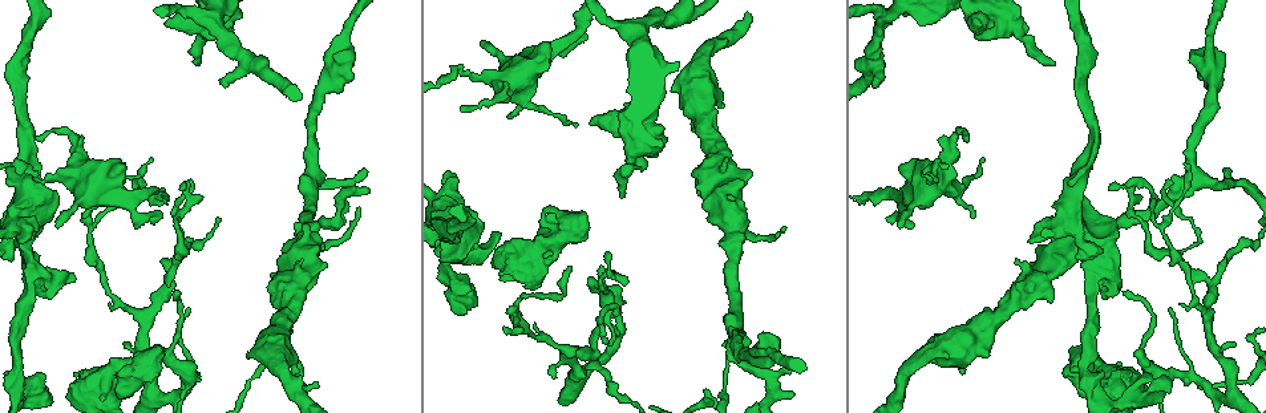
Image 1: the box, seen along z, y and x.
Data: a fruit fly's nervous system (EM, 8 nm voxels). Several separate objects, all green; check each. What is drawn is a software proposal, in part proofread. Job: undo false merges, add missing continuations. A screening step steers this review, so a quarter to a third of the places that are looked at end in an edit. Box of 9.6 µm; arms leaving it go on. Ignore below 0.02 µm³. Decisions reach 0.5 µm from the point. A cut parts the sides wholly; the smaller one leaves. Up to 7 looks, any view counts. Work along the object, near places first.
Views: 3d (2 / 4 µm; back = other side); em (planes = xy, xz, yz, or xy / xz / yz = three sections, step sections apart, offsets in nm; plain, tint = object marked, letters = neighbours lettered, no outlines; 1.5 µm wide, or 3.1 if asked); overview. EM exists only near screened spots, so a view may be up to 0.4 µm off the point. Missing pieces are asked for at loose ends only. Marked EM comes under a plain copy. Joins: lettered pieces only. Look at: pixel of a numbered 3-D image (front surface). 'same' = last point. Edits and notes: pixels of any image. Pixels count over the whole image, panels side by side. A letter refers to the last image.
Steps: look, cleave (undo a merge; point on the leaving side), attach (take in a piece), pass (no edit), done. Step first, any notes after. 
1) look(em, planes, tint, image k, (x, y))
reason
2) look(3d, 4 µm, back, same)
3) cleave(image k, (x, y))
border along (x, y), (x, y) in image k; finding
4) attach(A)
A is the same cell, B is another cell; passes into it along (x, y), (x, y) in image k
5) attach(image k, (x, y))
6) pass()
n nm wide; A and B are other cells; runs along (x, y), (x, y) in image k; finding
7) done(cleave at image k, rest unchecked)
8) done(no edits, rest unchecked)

look(em, planes, letters, image 1, (363, 168))
branch stops here

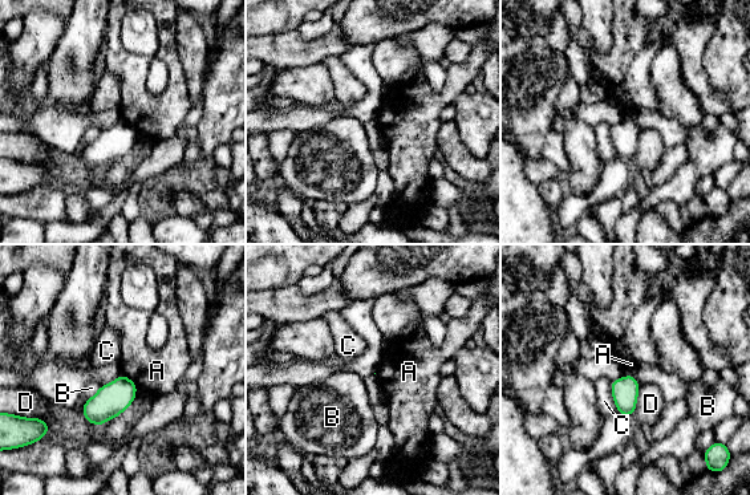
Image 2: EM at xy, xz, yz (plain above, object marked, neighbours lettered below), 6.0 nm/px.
pass()
C touches over 200 nm; A, B, C and D are other cells; none of them fits

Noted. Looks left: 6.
look(em, planes, letters, image 1, (177, 291))
thin end

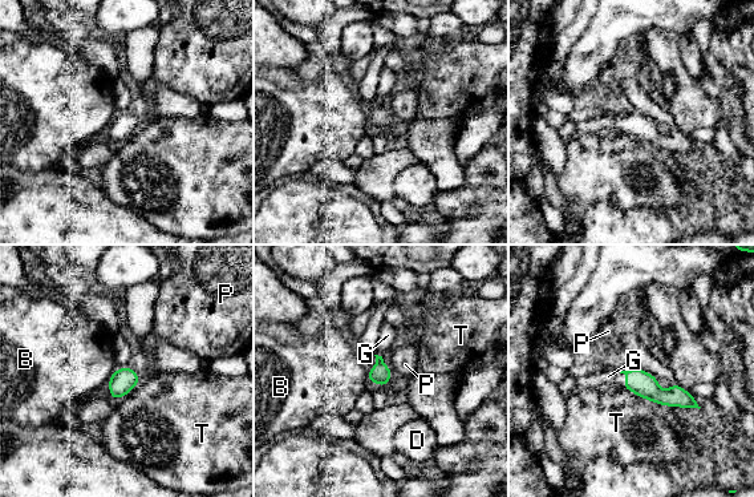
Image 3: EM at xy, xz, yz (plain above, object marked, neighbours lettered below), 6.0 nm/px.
attach(G)
120 nm wide; G is the same cell, B, D, P and T are other cells; passes into it along (644, 384), (625, 379), (608, 376) in image 3; it goes on there

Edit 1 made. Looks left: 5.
look(overview)

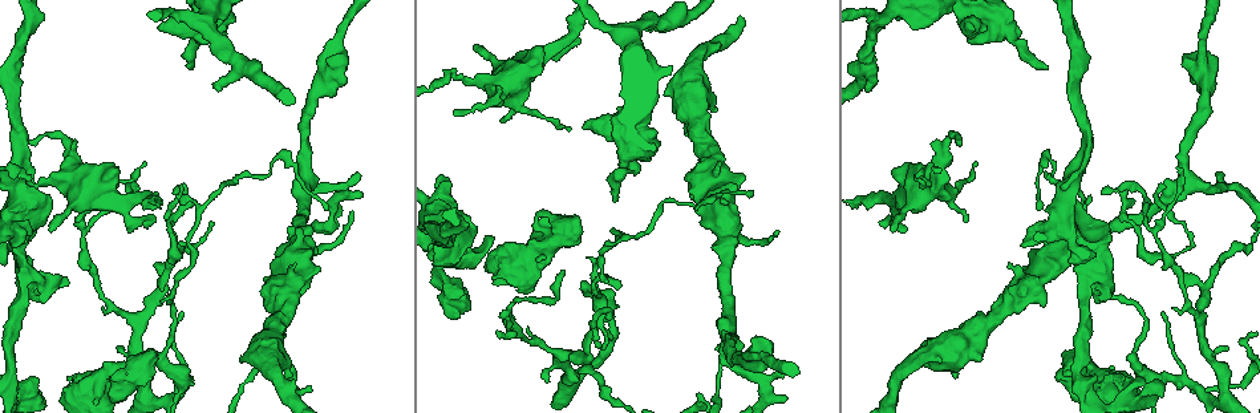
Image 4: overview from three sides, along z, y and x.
look(em, planes, letters, image 4, (189, 69))

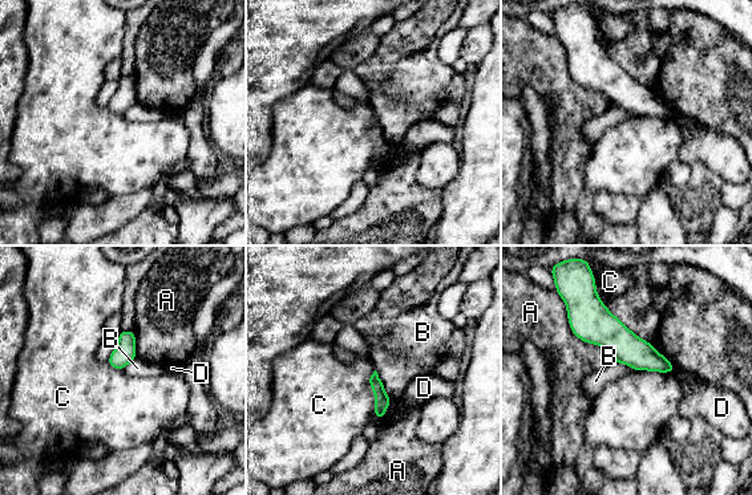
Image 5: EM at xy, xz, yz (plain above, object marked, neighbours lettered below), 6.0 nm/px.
pass()
A, B, C and D are other cells; border along (374, 370), (370, 388), (376, 420) in image 5; none of them fits

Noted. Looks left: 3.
done(attach at image 3, rest unchecked)

